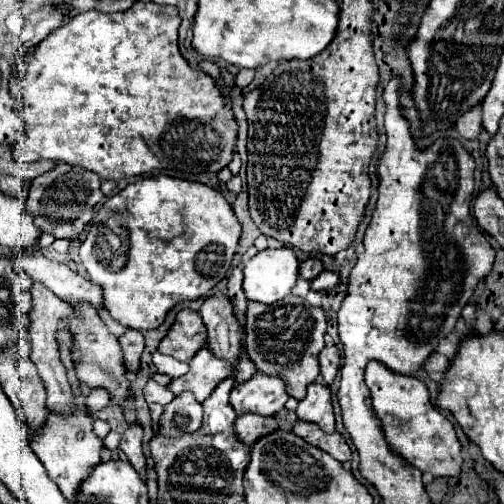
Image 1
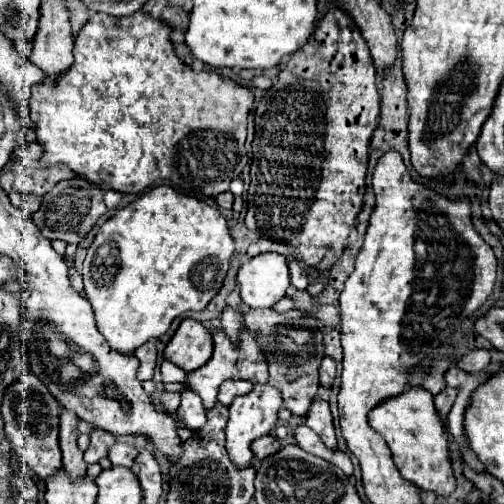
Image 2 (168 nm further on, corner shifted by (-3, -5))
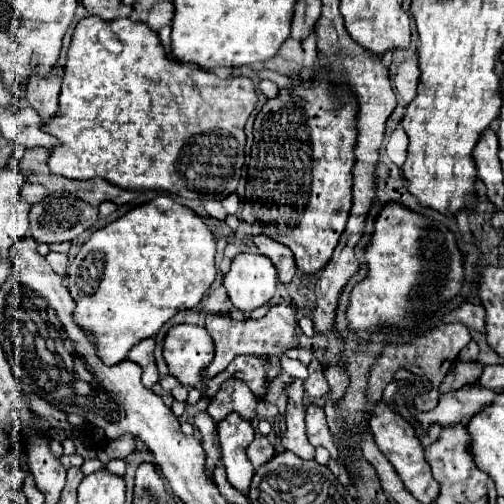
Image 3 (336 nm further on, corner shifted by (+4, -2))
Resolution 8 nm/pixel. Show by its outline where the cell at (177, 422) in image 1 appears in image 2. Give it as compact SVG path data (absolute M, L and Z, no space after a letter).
M190 390L182 392L182 402L176 412L176 418L180 418L180 424L192 432L196 432L196 430L200 430L200 426L204 426L206 410L196 392L190 392Z

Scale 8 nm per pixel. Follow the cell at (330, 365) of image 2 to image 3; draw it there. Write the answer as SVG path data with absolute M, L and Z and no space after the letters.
M321 375L317 377L307 377L305 381L305 391L311 395L311 397L323 397L327 391L329 391L329 385L327 385L327 379Z

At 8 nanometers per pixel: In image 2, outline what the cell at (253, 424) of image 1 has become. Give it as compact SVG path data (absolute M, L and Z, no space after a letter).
M274 436L258 438L258 440L252 444L252 452L256 454L256 460L264 460L264 458L268 458L270 454L276 454L278 450L280 450L280 442L278 442Z

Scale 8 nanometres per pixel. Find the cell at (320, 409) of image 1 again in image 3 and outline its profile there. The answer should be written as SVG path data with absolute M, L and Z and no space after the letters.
M311 403L307 407L307 417L305 417L305 425L307 425L307 437L309 437L309 443L313 447L325 447L329 451L329 455L333 459L337 459L337 447L331 439L331 433L329 433L329 425L325 421L325 413L323 413L323 407Z

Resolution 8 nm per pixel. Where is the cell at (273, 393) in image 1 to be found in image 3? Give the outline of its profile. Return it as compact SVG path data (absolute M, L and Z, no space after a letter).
M231 413L219 425L219 441L223 449L223 465L227 469L229 483L247 493L251 477L255 473L253 465L247 459L247 445L255 439L253 421L241 419L241 415Z

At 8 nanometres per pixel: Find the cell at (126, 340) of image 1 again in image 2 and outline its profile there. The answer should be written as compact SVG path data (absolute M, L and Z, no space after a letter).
M146 342L144 346L140 346L140 350L136 350L134 354L140 360L140 370L138 370L138 378L144 380L152 380L154 376L154 368L156 368L156 346L154 342Z

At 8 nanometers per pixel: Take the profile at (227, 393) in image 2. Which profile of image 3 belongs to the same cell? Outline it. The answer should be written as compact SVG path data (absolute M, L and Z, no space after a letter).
M229 379L223 383L217 391L217 395L211 399L207 413L221 421L229 413L239 413L243 419L255 419L255 405L257 397L251 393L251 389L241 379Z

